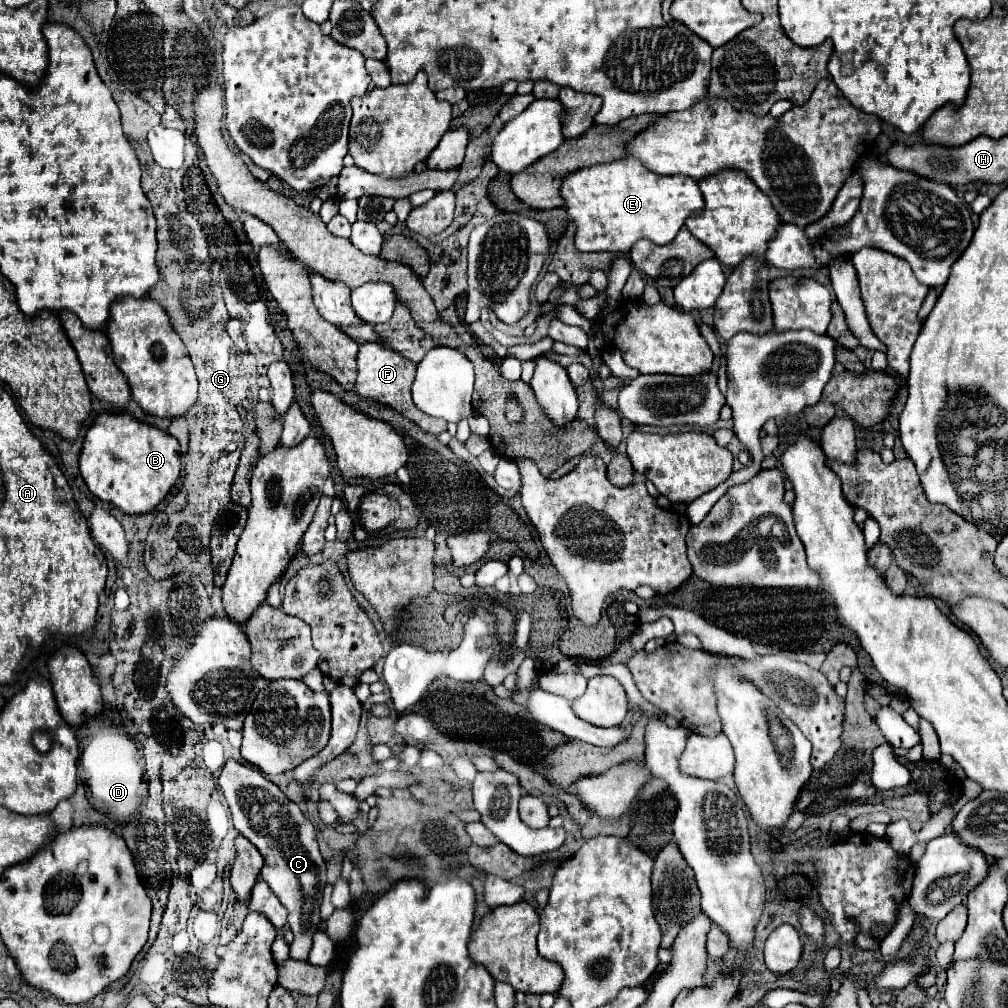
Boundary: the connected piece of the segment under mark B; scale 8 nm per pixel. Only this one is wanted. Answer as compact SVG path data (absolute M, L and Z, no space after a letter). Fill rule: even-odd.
M102 413L84 437L80 473L90 493L126 515L146 515L156 509L180 479L180 471L180 443L172 435L148 427L130 415Z

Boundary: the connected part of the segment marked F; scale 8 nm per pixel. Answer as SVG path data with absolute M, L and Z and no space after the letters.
M366 341L360 345L358 351L358 379L356 379L356 393L360 397L366 399L374 399L382 405L388 405L392 409L396 409L398 413L402 413L406 419L414 421L416 425L420 425L424 431L432 433L432 435L440 435L442 431L446 431L446 421L442 419L434 419L430 415L424 415L414 403L412 403L412 383L414 383L414 375L416 375L416 365L408 359L404 359L398 351L392 351L380 343L374 341Z

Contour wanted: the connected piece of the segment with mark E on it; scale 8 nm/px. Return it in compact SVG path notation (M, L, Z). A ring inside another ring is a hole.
M618 159L572 171L560 183L560 195L576 225L574 243L578 251L628 253L638 239L666 245L676 237L686 217L704 209L704 199L694 179L648 171L636 159Z

